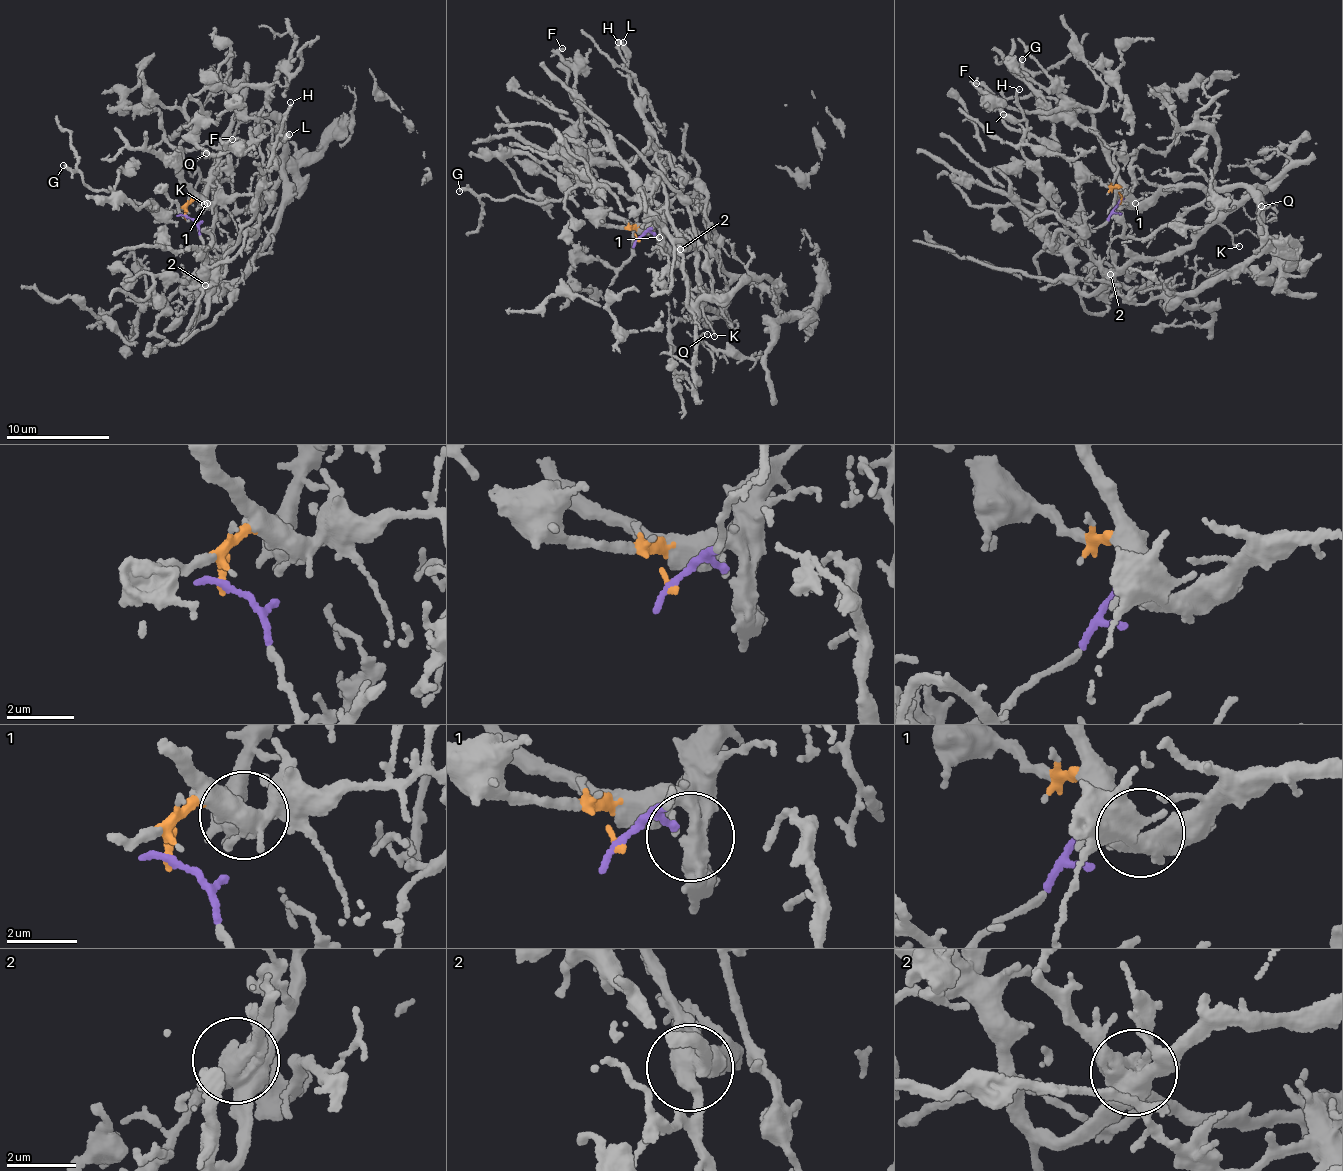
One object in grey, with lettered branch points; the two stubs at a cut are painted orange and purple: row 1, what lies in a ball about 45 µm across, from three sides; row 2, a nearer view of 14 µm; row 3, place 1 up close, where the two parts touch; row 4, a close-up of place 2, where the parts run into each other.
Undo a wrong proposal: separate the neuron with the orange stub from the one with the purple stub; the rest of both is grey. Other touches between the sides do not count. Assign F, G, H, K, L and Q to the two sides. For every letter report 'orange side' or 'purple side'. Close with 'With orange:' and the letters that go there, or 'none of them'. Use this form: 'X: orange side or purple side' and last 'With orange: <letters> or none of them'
F: orange side
G: orange side
H: purple side
K: orange side
L: purple side
Q: purple side
With orange: F, G, K

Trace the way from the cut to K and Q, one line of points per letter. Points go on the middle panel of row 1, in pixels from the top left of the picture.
K: (639, 239), (632, 229), (648, 225), (659, 232), (661, 248), (682, 269), (714, 335)
Q: (639, 239), (667, 213), (690, 307), (756, 275), (772, 284), (785, 315), (765, 354), (736, 360), (707, 334)

